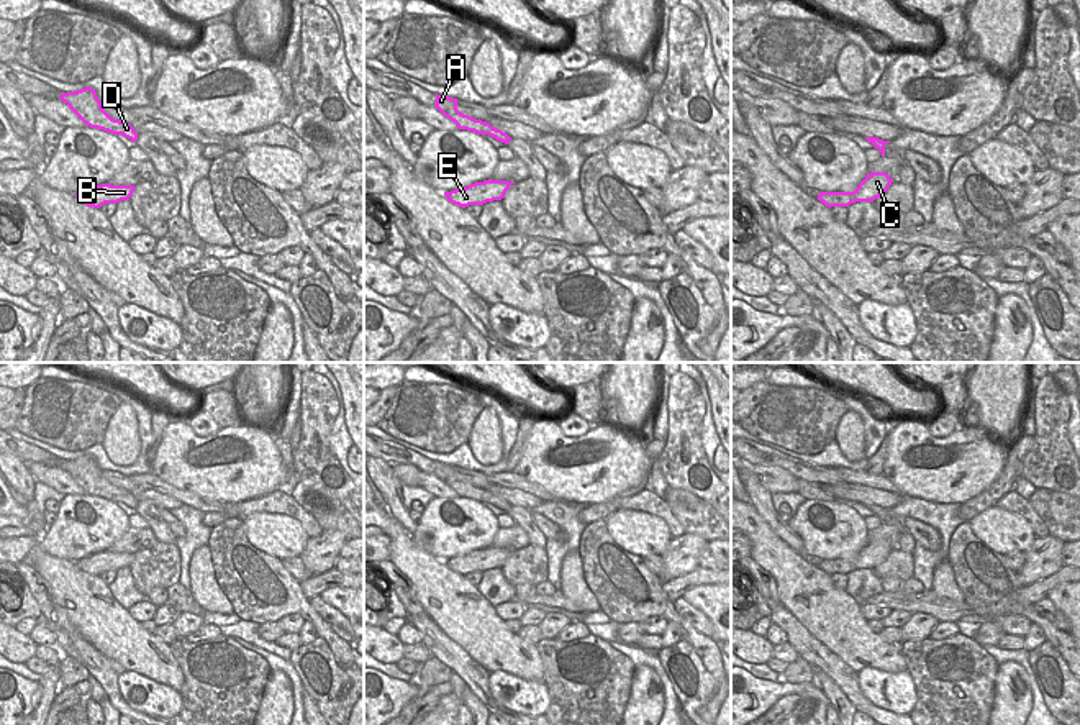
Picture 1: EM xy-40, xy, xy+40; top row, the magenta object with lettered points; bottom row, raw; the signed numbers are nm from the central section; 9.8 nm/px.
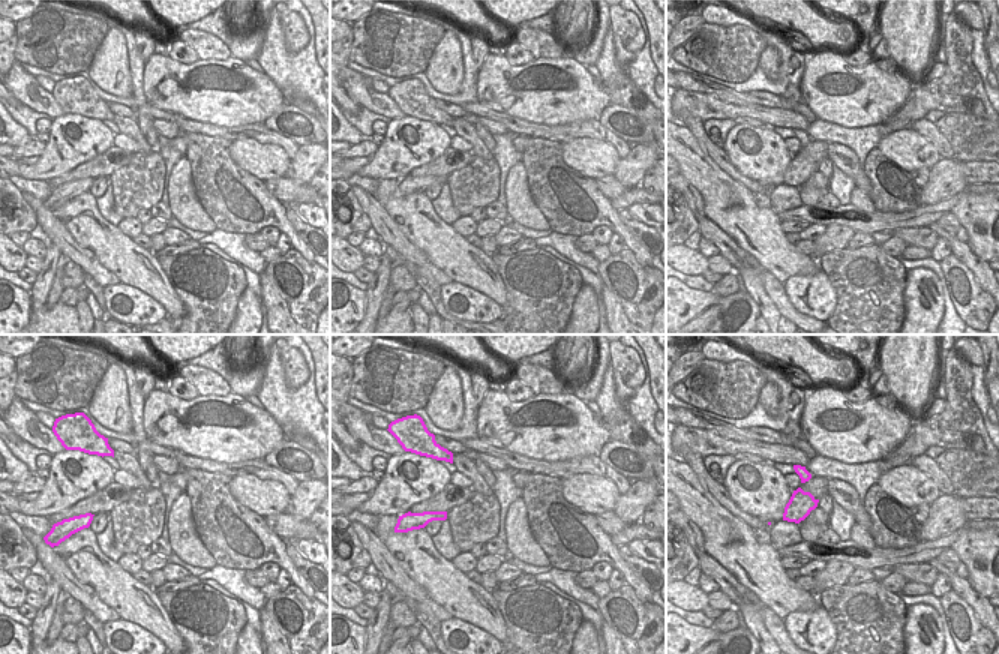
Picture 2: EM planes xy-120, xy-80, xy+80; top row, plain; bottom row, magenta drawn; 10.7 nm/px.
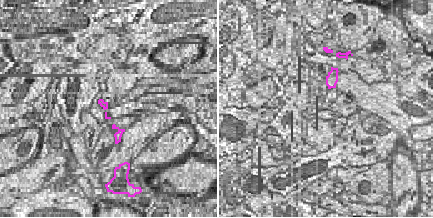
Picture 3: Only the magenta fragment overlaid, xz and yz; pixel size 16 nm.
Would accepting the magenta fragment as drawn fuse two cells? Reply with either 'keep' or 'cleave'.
keep

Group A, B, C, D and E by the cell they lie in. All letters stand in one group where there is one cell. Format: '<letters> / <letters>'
A B C D E

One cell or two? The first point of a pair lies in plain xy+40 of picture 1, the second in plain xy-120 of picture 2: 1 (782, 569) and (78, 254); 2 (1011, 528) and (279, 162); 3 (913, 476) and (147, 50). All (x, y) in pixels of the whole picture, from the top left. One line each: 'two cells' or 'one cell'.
1: two cells
2: one cell
3: two cells

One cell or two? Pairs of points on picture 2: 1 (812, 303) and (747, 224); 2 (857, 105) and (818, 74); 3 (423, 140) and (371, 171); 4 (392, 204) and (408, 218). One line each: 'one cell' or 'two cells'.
1: two cells
2: one cell
3: one cell
4: one cell

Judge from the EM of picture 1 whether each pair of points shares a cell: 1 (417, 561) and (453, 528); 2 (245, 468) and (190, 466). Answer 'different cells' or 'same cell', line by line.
1: different cells
2: same cell

